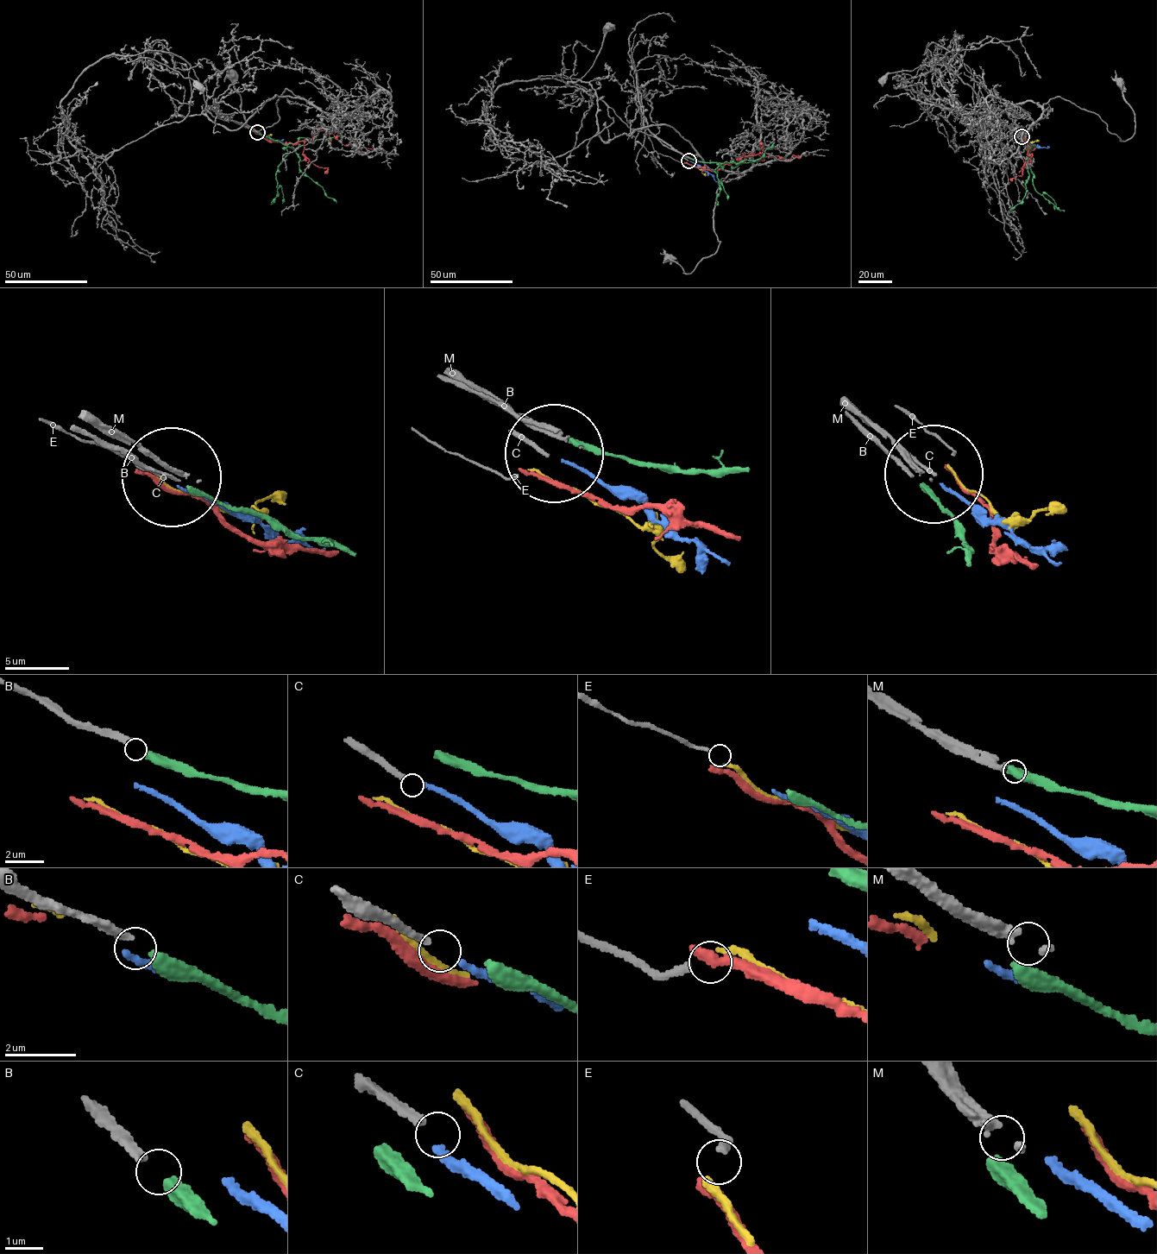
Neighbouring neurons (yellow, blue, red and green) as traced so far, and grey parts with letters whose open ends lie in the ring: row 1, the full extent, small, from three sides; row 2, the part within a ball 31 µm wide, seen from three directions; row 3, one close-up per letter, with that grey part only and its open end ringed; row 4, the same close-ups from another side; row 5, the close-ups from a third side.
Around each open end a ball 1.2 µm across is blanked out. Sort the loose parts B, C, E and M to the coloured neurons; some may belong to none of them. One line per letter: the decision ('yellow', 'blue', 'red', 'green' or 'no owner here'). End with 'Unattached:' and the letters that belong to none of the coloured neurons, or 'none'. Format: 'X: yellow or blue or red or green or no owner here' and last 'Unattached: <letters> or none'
B: green
C: blue
E: yellow
M: no owner here
Unattached: M

